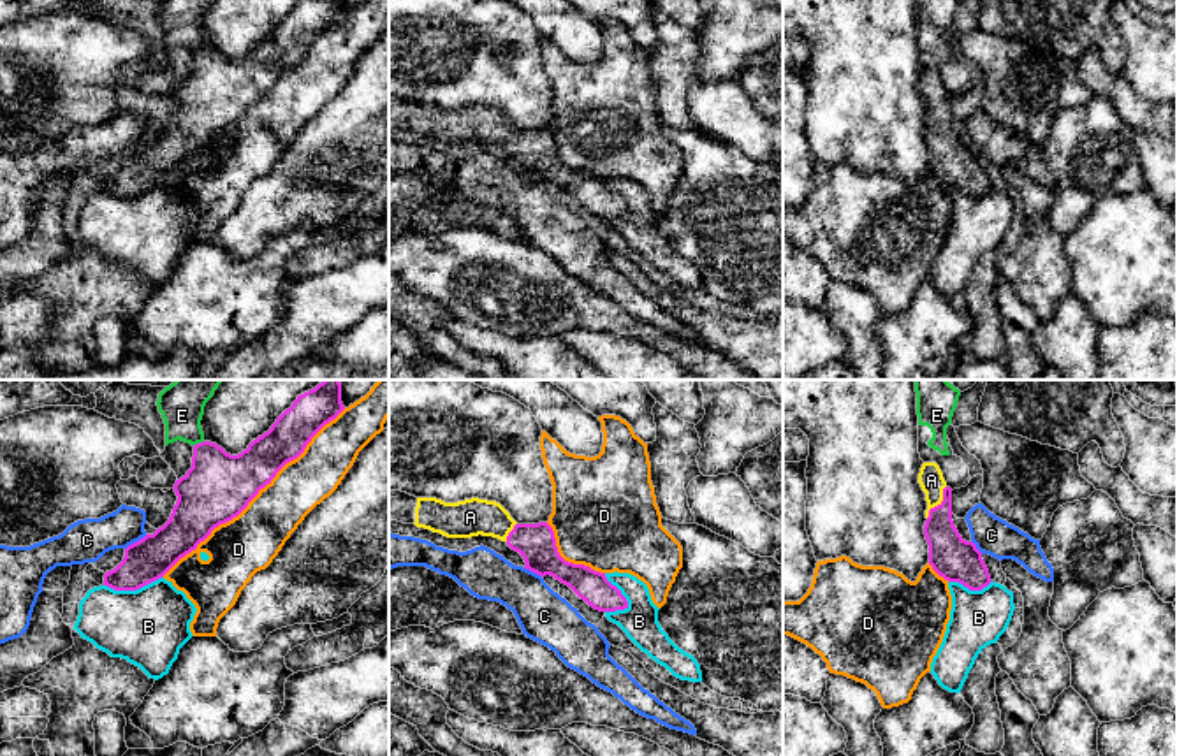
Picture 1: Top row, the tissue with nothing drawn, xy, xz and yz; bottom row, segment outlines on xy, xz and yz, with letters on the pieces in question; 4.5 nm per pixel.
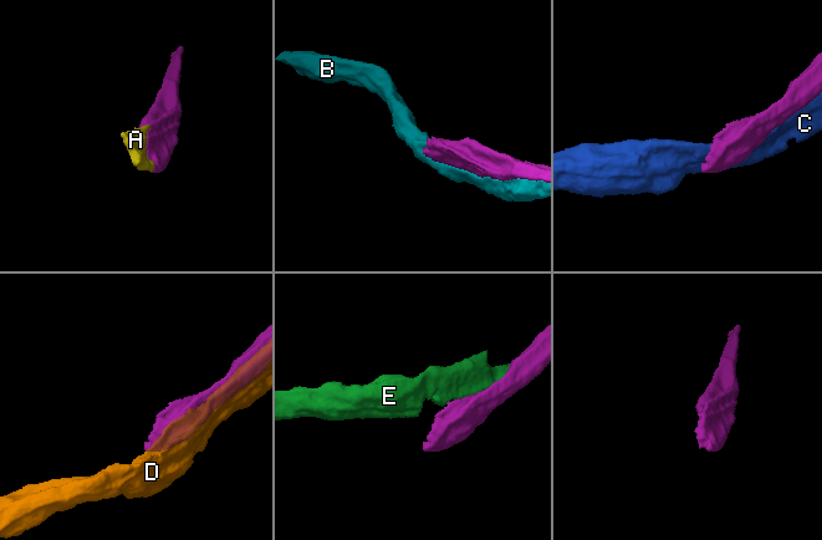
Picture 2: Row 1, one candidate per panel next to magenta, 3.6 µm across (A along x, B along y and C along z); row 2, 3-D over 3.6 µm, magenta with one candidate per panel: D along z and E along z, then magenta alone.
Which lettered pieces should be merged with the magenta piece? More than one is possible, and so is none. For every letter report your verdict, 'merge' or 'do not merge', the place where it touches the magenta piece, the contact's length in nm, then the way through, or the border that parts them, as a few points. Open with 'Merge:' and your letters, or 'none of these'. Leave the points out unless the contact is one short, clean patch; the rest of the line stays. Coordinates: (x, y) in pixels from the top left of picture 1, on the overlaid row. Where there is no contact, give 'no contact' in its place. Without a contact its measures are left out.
Merge: A
A: merge; contact yz (938, 505); length 180 nm
B: do not merge; contact xy (132, 589); length 280 nm
C: do not merge; contact xy (136, 542); length 120 nm; border xy (146, 535), (125, 549)
D: do not merge; contact xy (255, 494); length 1150 nm
E: do not merge; contact xy (197, 443); length 60 nm

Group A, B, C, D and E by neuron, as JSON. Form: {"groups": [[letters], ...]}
{"groups": [["A"], ["B"], ["C"], ["D"], ["E"]]}

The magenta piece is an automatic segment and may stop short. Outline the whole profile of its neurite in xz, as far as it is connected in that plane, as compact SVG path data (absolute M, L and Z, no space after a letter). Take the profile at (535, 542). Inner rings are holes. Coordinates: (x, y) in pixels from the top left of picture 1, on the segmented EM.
M389 489L389 520L415 524L447 538L479 534L498 538L523 556L526 570L540 577L554 577L595 610L628 608L626 598L607 580L605 573L568 563L559 556L554 531L547 522L517 524L496 501L472 498L445 503Z

